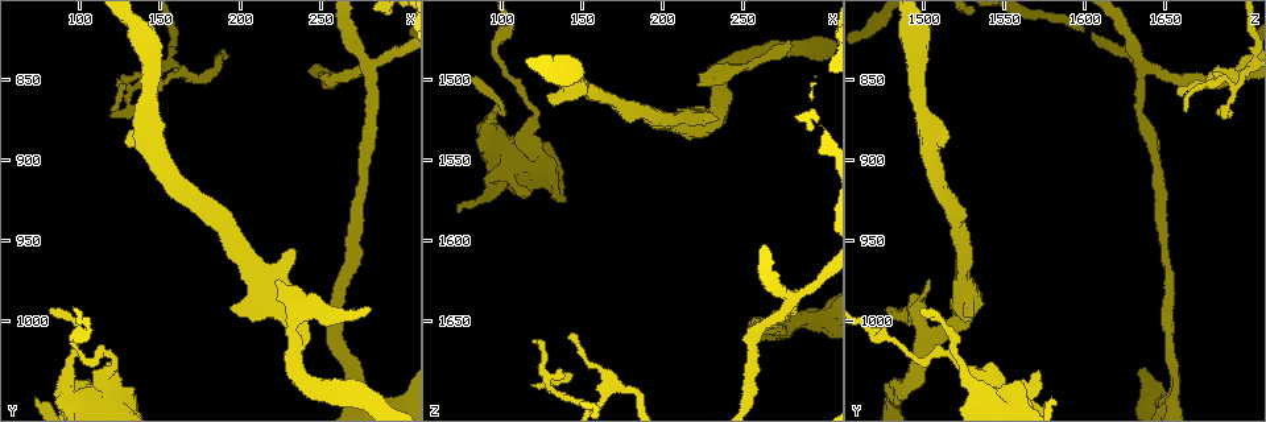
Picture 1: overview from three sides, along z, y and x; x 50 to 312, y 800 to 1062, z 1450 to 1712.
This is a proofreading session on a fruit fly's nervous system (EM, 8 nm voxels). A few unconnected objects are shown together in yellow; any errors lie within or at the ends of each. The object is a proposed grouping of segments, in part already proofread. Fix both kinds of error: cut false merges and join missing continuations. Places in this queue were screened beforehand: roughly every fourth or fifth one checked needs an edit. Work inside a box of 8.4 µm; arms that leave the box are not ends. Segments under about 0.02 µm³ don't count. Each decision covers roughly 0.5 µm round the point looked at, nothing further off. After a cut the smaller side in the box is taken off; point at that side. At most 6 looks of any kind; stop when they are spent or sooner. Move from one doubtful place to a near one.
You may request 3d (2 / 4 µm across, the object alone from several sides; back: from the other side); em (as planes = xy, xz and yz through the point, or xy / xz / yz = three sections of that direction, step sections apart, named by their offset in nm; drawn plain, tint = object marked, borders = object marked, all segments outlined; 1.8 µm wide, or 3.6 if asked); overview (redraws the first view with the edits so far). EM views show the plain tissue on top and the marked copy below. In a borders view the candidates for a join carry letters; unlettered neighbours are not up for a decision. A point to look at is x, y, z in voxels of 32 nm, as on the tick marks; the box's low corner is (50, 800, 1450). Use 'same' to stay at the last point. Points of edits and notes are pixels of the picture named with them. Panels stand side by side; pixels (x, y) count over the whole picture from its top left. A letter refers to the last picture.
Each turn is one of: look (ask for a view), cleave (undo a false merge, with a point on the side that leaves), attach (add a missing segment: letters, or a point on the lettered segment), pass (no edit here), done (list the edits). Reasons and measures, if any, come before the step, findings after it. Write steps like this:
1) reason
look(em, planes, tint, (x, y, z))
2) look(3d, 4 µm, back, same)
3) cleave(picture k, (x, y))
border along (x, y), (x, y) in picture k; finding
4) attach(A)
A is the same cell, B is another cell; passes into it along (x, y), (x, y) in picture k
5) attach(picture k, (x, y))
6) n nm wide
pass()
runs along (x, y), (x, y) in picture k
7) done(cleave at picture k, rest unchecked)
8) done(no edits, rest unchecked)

sudden change in width
look(em, 3.6 µm, planes, tint, (116, 1042, 1542))

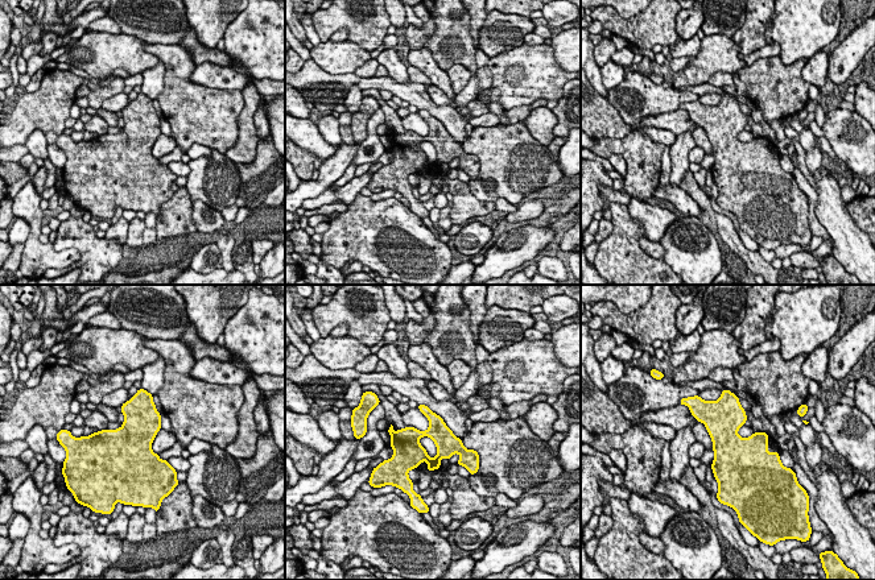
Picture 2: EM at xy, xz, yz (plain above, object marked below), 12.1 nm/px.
see the neighbours
look(em, 3.6 µm, planes, borders, same)

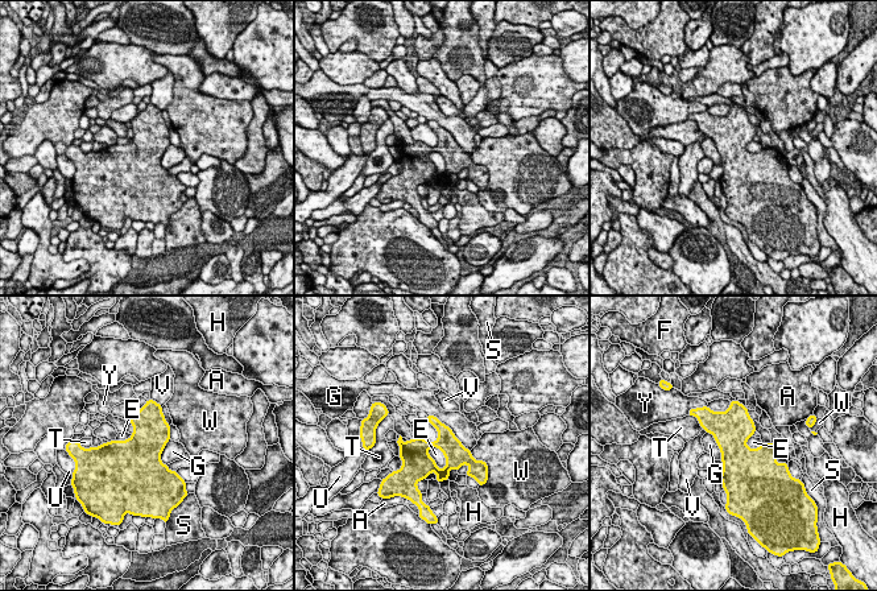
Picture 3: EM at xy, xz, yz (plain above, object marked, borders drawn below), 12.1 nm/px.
pass()
A, E, F, G, H, S, T, U, V, W and Y are other cells; continuous, no second neuron

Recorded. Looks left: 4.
look(3d, 2 µm, (140, 868, 1682))

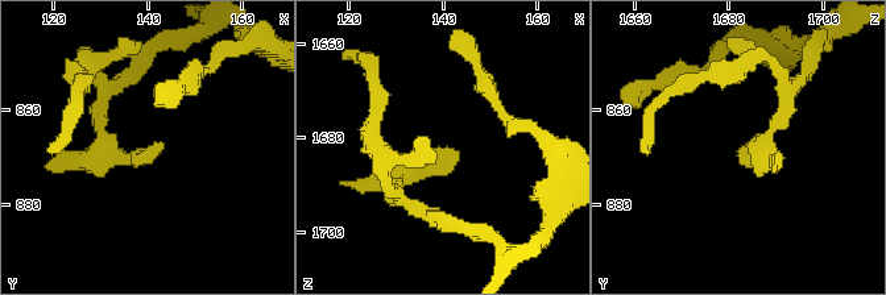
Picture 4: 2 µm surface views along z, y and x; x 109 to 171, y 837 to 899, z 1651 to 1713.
look(em, xz, step 8, borders, (141, 868, 1682))

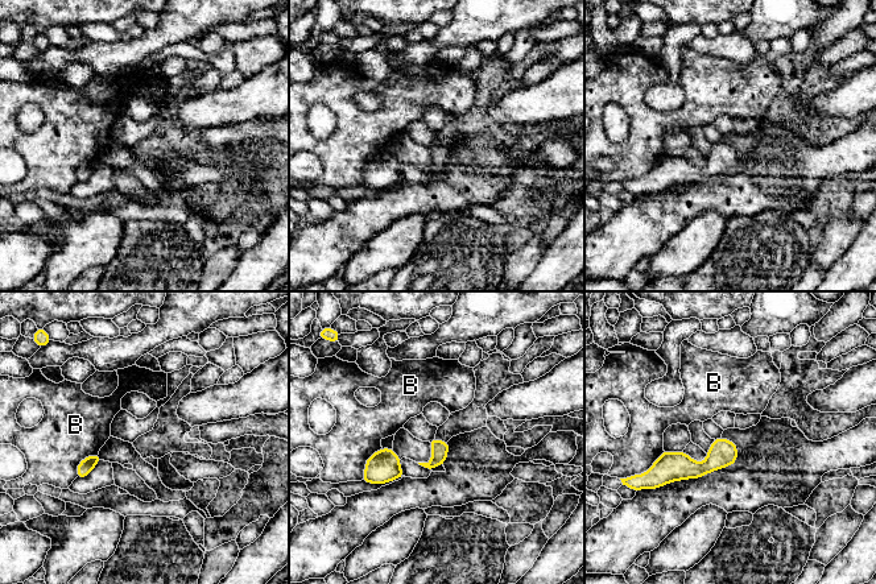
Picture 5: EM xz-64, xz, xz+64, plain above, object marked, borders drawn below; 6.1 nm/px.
pass()
B is another cell; runs along (734, 450), (706, 467), (658, 464) in picture 5; none of them fits

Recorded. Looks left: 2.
branch stops here
look(em, xy, step 16, tint, (278, 990, 1476))

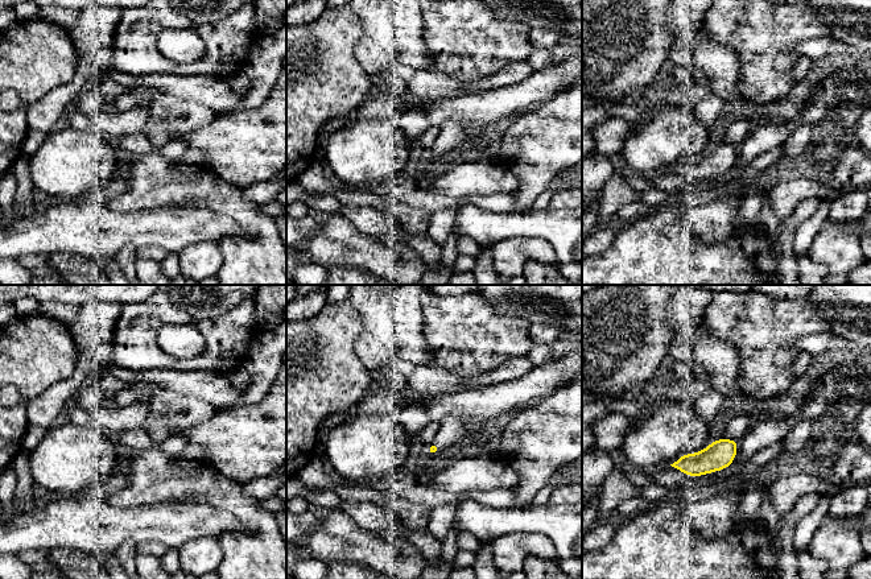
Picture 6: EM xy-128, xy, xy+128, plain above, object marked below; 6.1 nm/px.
look(em, planes, borders, same)

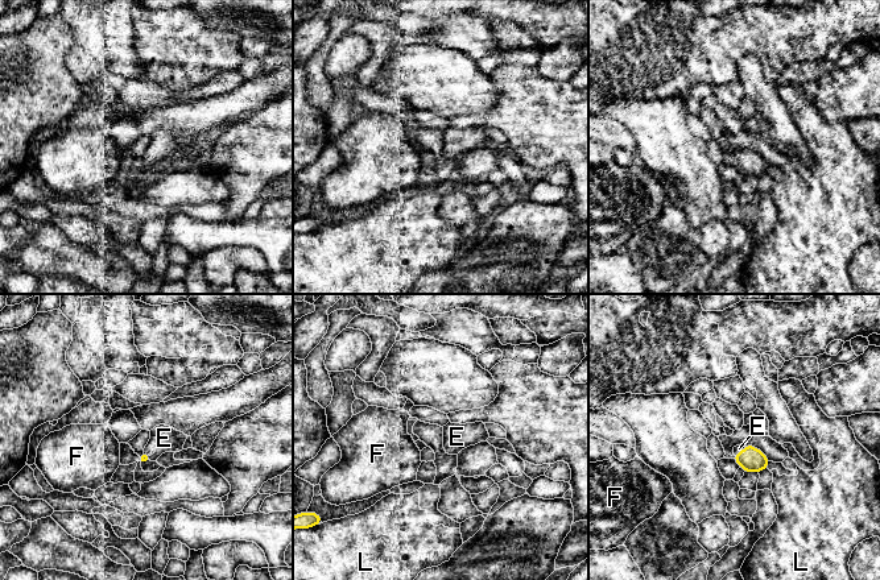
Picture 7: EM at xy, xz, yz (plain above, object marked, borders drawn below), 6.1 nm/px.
attach(E)
E is the same cell, F and L are other cells; the neuron continues

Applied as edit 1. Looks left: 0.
done(attach at picture 7, rest unchecked)

